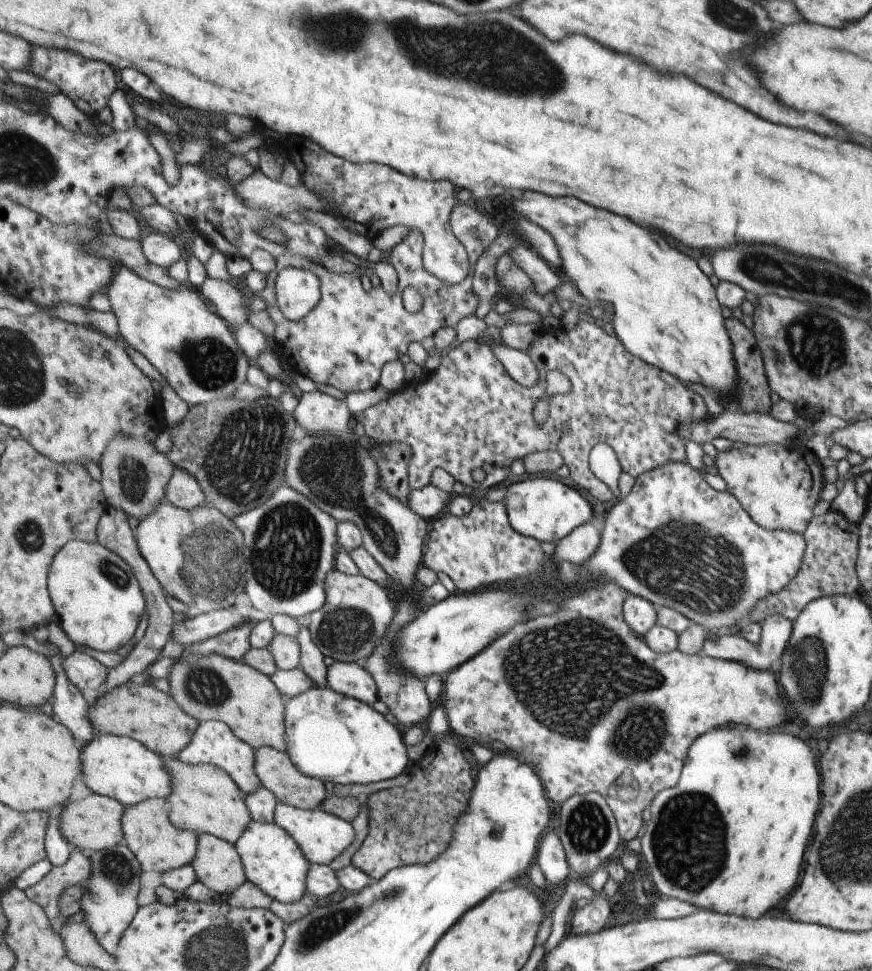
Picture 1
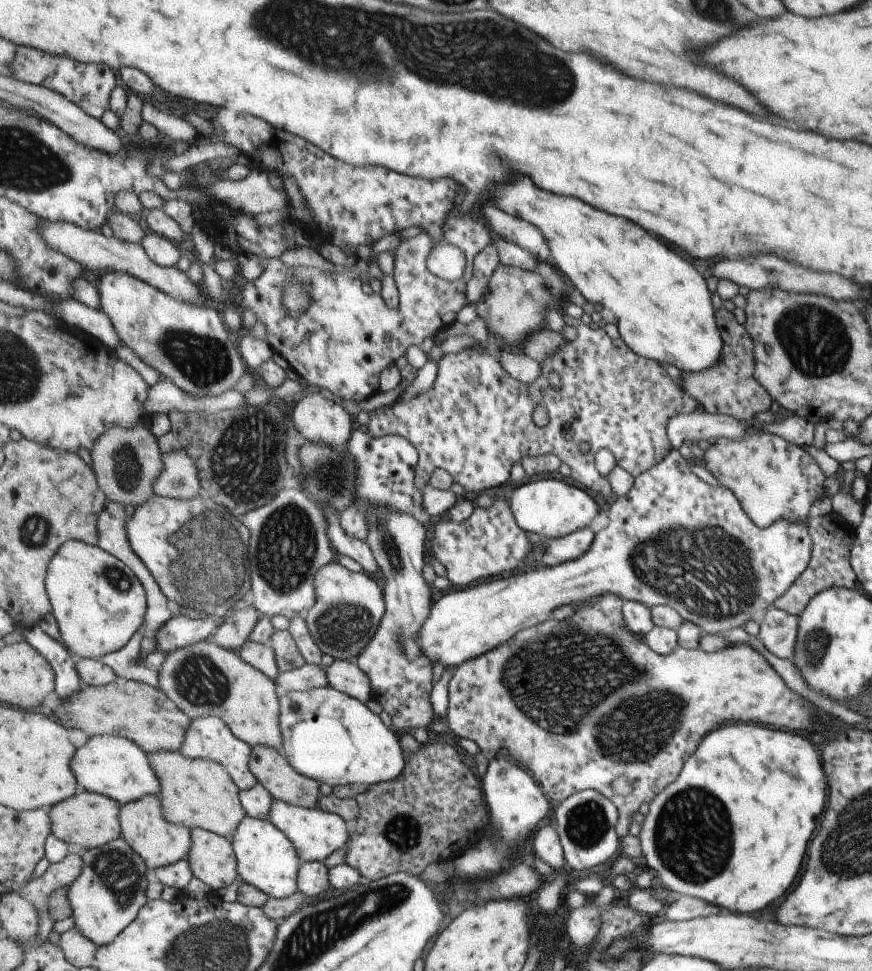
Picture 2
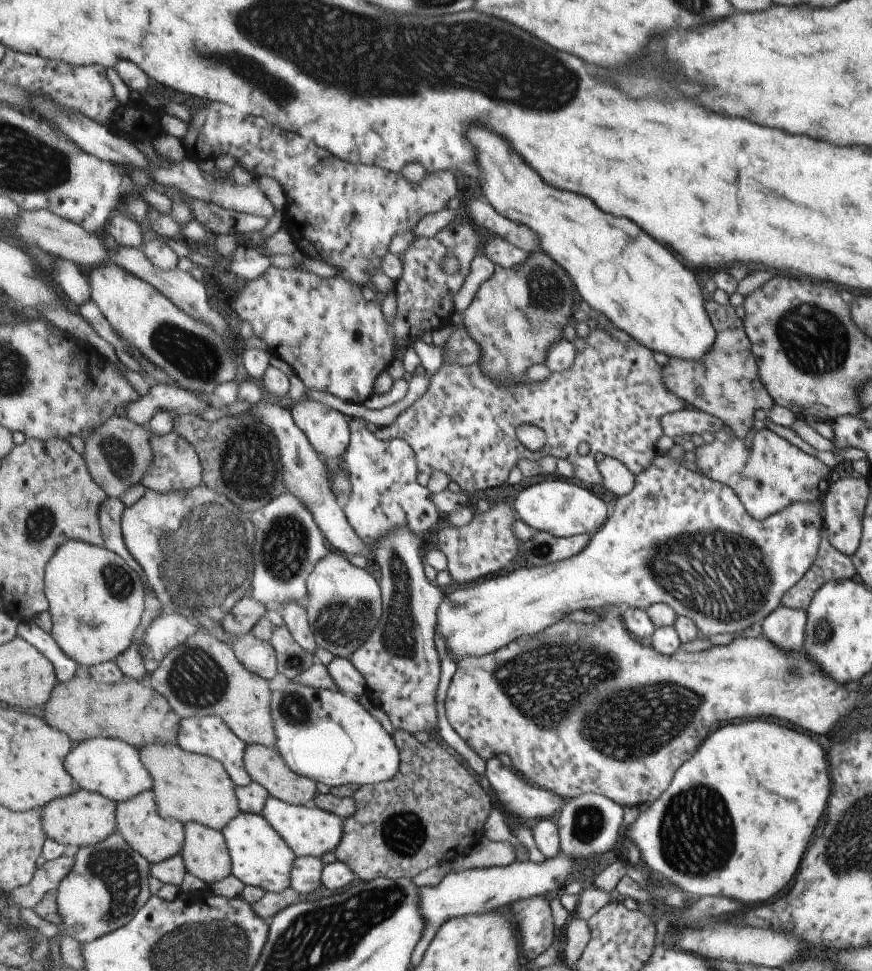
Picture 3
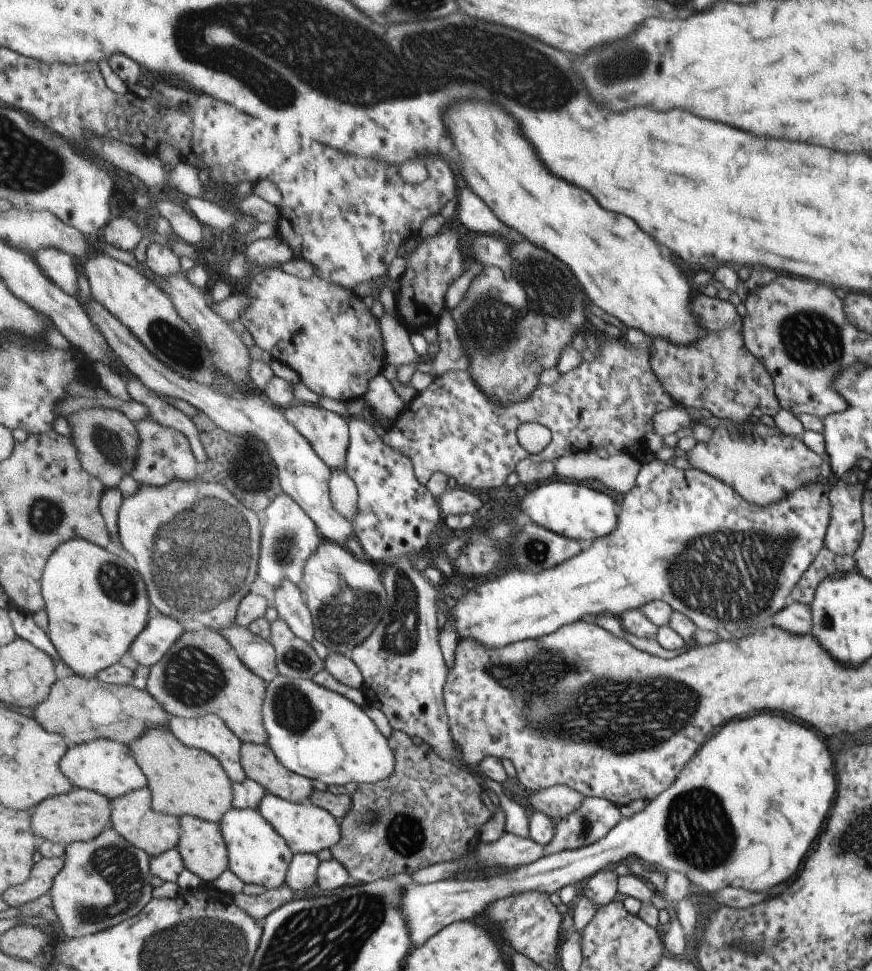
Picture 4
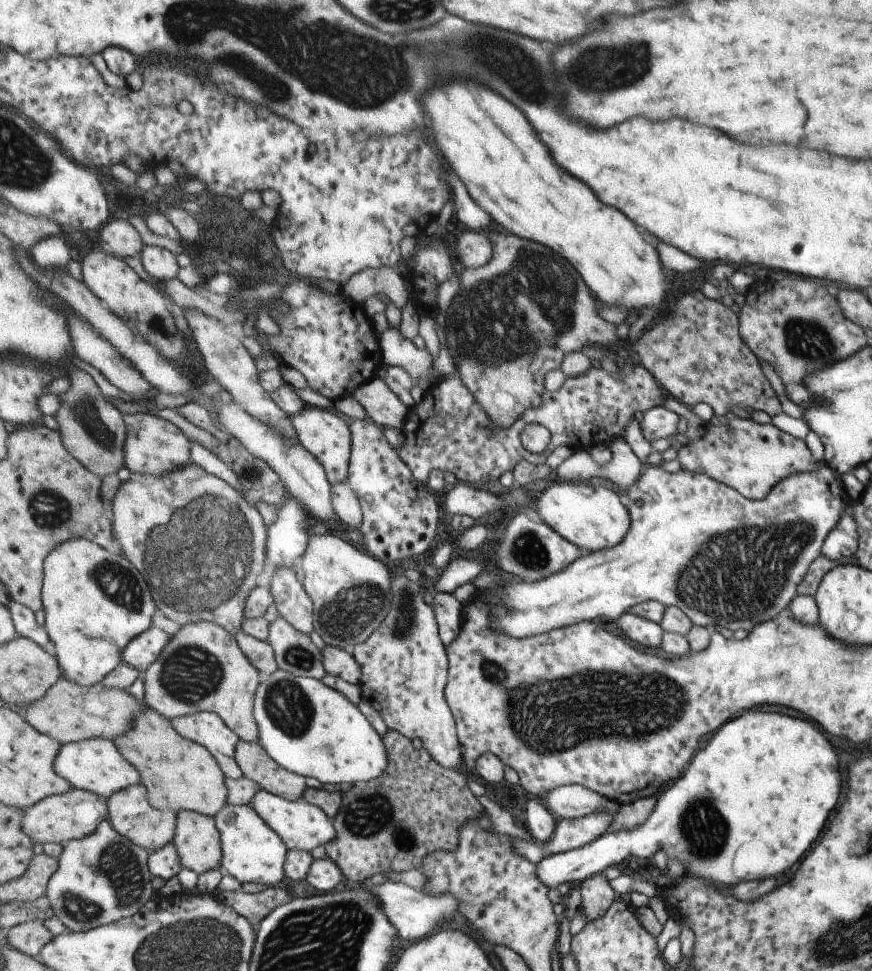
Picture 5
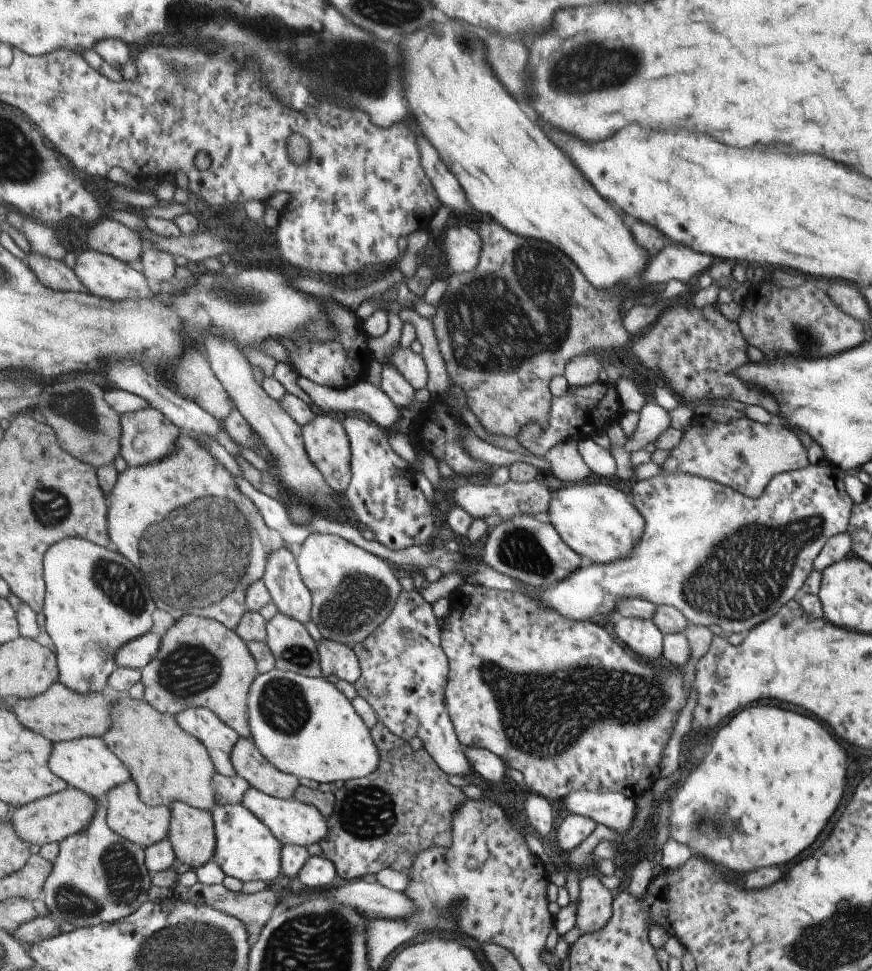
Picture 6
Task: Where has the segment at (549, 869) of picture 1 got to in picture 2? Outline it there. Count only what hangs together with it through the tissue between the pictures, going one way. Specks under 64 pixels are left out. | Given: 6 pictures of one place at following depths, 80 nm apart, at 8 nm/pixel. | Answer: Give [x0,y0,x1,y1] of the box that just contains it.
[531,825,567,873]

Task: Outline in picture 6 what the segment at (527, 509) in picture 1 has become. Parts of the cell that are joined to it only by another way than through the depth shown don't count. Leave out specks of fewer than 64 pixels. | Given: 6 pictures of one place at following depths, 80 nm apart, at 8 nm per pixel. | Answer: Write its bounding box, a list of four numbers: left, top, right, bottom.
[548,481,645,564]

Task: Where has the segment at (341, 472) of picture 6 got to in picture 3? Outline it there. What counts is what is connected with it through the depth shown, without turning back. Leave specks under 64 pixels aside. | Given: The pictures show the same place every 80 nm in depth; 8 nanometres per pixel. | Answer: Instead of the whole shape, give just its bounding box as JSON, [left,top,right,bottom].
[290,399,352,463]

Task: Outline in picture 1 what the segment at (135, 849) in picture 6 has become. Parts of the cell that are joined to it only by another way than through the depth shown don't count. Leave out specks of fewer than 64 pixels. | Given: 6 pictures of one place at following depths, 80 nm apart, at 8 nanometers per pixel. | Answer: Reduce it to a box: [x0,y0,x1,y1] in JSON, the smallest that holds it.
[81,838,142,955]

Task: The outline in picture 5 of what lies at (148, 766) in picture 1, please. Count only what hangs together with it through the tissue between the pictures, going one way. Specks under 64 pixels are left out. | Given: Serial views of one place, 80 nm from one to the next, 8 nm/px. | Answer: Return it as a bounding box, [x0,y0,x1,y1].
[55,739,142,798]

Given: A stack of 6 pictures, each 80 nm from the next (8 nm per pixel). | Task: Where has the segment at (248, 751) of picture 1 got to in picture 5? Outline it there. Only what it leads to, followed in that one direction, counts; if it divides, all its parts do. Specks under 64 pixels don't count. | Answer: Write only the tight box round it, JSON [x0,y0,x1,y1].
[172,711,244,779]

